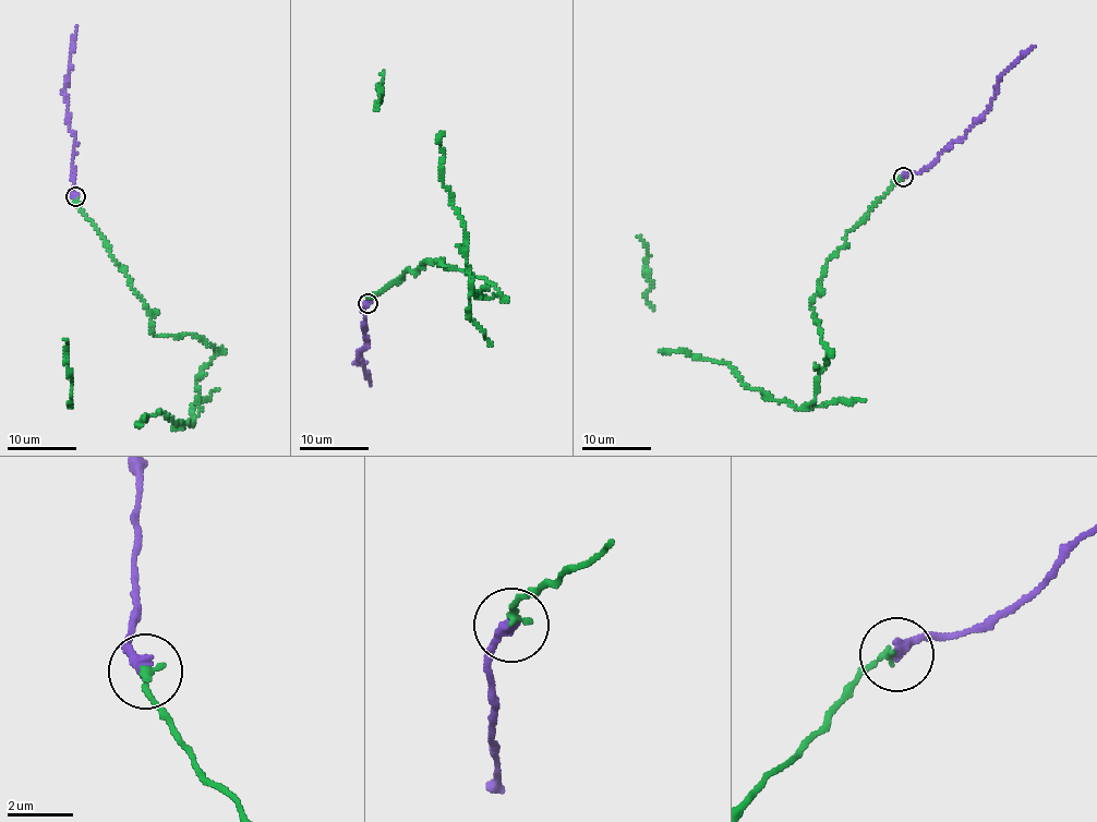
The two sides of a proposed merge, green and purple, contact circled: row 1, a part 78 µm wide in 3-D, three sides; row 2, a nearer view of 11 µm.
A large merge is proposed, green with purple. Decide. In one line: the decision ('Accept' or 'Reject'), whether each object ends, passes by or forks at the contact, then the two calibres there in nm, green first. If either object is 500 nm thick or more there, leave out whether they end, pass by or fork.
Accept. At the ring green ends. At the ring purple ends. Thickness 240 nm (green) against 360 nm

